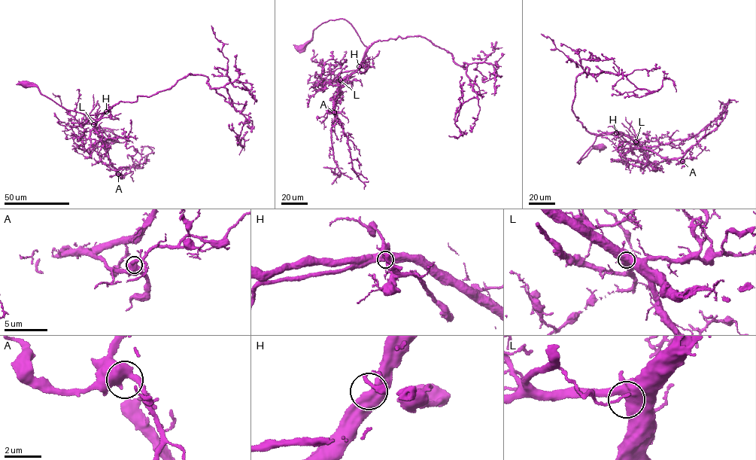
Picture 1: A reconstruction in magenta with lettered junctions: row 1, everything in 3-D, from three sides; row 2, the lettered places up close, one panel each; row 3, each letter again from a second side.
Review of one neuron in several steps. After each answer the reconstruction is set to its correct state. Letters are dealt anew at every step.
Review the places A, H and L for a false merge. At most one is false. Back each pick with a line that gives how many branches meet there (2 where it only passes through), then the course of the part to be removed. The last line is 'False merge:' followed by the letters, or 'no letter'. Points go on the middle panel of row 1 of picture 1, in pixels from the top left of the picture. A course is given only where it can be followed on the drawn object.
False merge: no letter

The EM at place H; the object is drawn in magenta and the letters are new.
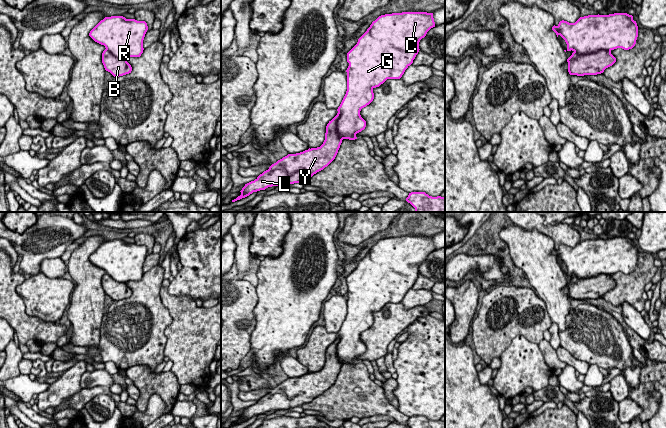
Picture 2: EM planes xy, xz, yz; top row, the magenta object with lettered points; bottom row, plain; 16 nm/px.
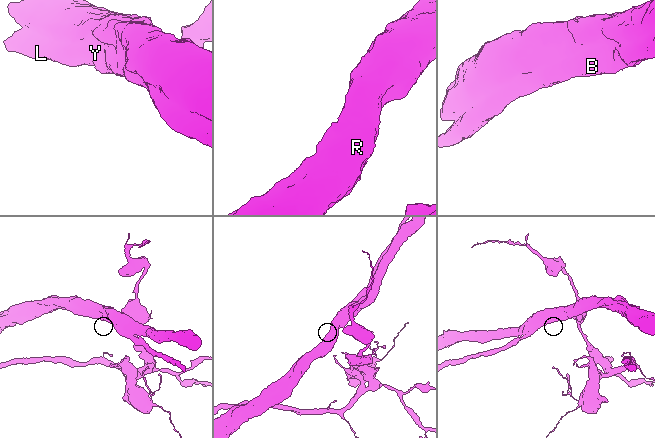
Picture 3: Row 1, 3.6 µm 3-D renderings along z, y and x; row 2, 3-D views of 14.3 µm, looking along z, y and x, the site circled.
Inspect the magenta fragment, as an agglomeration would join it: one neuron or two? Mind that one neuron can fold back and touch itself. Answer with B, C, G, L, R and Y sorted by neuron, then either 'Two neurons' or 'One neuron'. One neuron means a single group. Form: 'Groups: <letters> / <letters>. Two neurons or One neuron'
Groups: B C G L R Y. One neuron

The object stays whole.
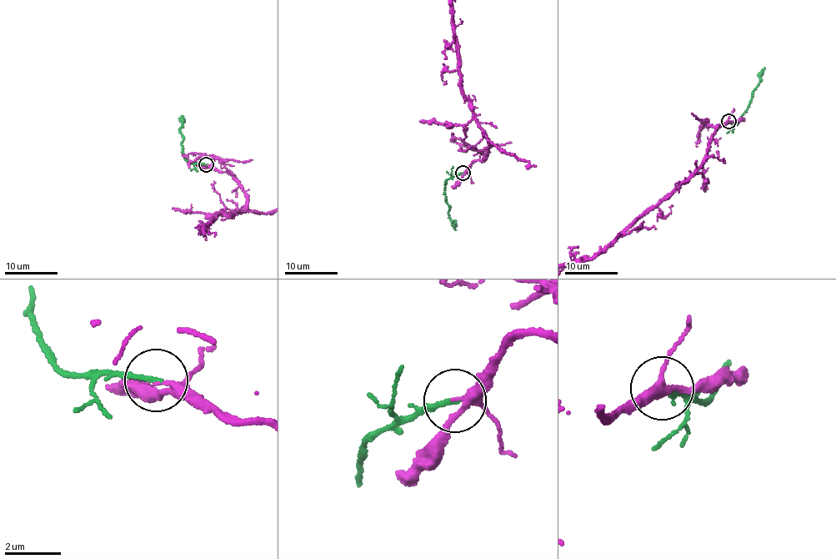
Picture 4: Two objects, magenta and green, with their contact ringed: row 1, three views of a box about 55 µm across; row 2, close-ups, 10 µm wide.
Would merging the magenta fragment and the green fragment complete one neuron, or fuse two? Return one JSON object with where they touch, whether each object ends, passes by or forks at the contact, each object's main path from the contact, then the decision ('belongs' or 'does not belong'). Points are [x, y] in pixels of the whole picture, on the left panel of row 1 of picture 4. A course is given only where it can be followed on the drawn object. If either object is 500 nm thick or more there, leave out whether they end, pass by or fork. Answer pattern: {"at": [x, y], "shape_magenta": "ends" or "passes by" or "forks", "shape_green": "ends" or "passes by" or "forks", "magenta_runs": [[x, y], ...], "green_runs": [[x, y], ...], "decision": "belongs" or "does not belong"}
{"at": [206, 164], "shape_magenta": "forks", "shape_green": "ends", "green_runs": [[206, 164], [192, 163], [184, 157], [180, 131], [183, 115]], "decision": "belongs"}

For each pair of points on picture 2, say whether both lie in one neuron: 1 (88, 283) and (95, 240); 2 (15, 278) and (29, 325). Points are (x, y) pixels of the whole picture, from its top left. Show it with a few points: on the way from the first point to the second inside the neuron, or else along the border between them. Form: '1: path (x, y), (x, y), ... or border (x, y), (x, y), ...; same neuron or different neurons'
1: path (84, 272), (84, 251); same neuron
2: path (11, 290), (11, 307), (17, 313); same neuron

